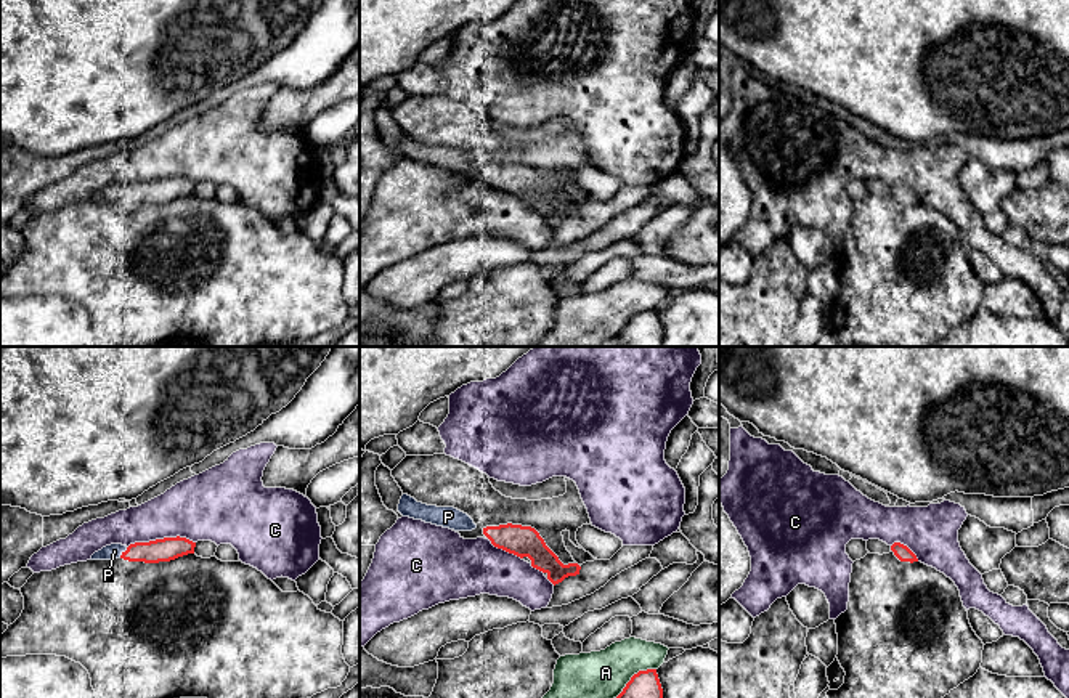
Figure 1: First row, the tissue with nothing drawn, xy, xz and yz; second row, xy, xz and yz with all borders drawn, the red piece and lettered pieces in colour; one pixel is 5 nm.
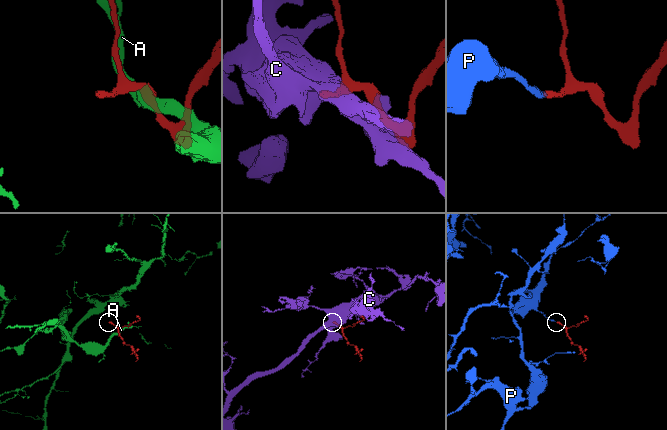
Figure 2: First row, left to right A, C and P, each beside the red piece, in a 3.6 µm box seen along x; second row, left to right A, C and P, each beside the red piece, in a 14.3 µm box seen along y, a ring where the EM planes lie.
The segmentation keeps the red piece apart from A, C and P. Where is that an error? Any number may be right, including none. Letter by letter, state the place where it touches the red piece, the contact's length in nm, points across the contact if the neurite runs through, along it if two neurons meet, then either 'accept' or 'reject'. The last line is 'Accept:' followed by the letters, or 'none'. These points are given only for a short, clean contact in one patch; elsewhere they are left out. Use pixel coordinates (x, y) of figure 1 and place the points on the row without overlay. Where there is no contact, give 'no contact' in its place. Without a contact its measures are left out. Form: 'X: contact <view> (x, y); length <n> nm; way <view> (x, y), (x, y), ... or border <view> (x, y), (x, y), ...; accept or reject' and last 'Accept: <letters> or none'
A: contact xz (633, 316); length 260 nm; reject
C: contact xy (161, 180); length 340 nm; reject
P: contact xy (122, 193); length 60 nm; accept
Accept: P

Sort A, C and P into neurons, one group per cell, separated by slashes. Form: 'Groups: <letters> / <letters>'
Groups: A / C / P

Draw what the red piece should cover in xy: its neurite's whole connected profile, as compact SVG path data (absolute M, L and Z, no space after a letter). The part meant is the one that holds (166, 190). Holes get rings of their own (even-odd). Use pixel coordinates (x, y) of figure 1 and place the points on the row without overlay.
M164 178L149 183L135 183L127 186L111 185L95 193L90 201L116 201L159 204L194 194L196 183L186 178Z

